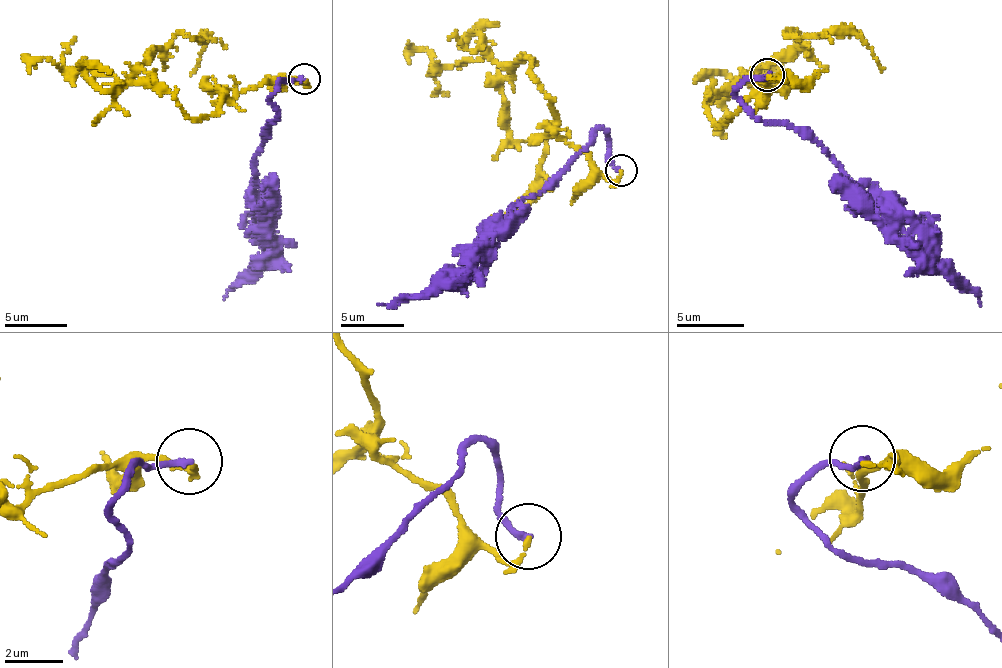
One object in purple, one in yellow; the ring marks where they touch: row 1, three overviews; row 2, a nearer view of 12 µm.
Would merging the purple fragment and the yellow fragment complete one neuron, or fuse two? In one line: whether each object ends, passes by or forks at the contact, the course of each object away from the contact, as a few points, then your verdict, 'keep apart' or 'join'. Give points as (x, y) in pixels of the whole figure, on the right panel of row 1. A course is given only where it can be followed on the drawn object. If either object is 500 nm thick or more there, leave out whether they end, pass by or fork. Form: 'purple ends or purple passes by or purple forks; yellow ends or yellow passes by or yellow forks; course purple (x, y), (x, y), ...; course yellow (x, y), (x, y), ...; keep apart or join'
purple ends; yellow ends; course purple (767, 75), (750, 77), (736, 97), (757, 117), (786, 121), (921, 230), (934, 263), (969, 285), (980, 306); course yellow (767, 75), (784, 76), (718, 125), (705, 103), (788, 60), (803, 42), (791, 31), (847, 33), (881, 71); keep apart

